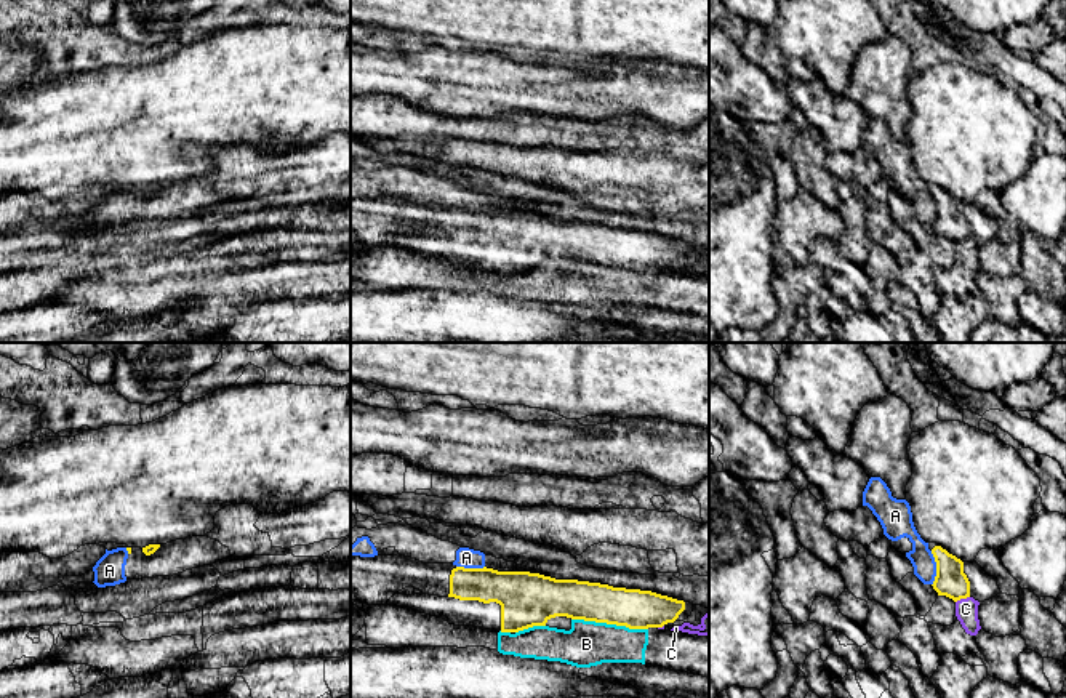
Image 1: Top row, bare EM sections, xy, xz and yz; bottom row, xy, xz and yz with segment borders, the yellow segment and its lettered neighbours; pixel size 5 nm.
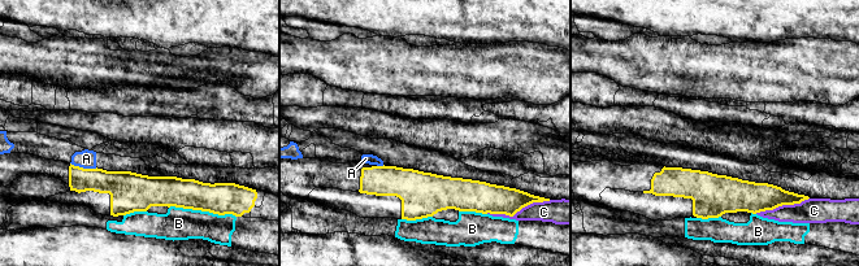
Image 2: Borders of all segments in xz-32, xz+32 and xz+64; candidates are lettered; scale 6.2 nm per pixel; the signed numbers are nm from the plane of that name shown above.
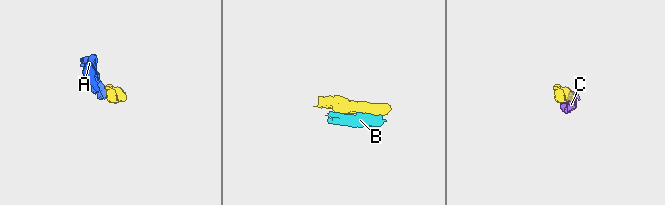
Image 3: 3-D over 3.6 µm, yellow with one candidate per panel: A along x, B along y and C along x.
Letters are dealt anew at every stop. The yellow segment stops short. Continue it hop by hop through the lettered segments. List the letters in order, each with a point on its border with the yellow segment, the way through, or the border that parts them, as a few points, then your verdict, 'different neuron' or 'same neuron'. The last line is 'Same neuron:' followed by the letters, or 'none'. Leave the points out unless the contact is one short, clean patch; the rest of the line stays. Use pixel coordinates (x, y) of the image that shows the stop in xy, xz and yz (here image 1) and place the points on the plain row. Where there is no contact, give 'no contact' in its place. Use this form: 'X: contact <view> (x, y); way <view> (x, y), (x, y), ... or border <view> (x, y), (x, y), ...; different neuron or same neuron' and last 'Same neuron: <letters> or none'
A: contact yz (937, 210); border yz (930, 192), (935, 202), (935, 221), (932, 226); different neuron
B: contact xz (610, 264); different neuron
C: contact yz (962, 239); different neuron
Same neuron: none

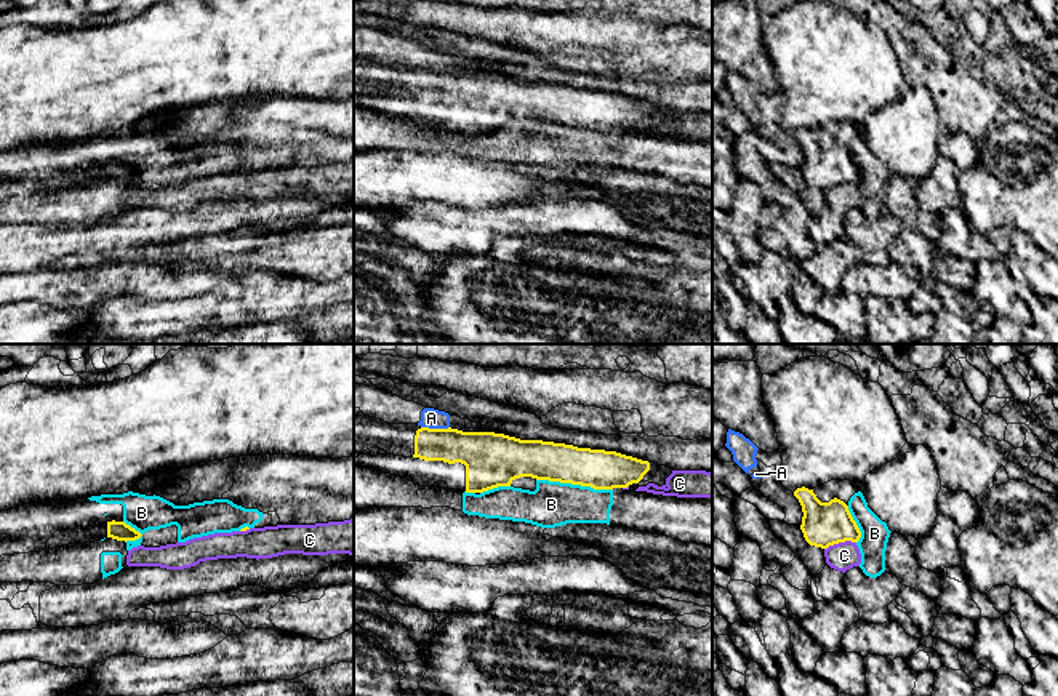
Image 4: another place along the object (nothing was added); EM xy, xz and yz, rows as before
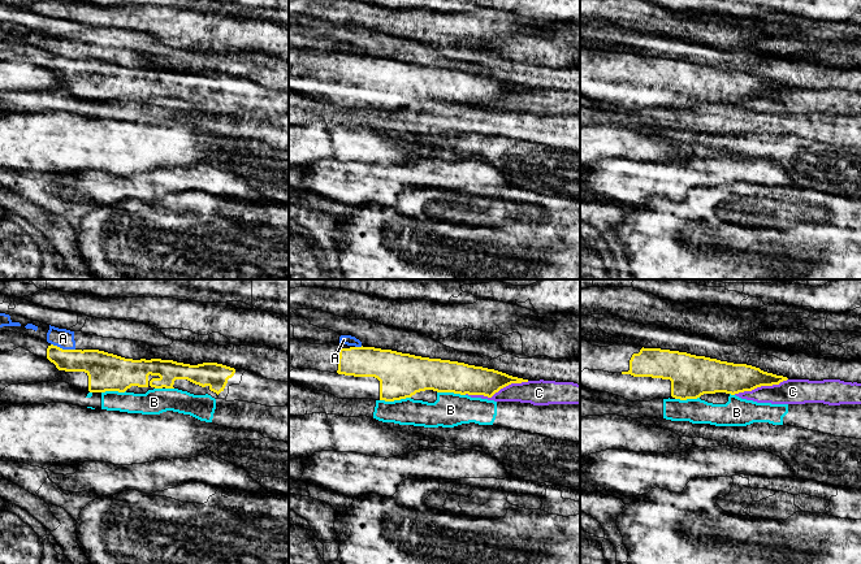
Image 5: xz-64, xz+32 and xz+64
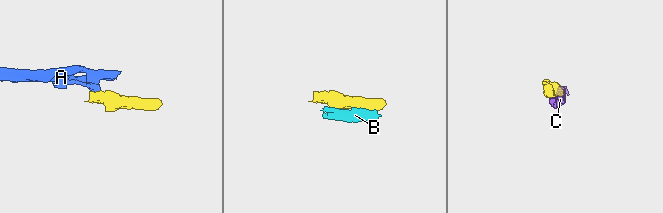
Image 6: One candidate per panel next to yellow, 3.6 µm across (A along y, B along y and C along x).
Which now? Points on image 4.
A: contact xz (436, 71); border xz (421, 68), (448, 69); different neuron
B: contact xz (575, 125); different neuron
C: contact yz (839, 183); different neuron
Same neuron: none

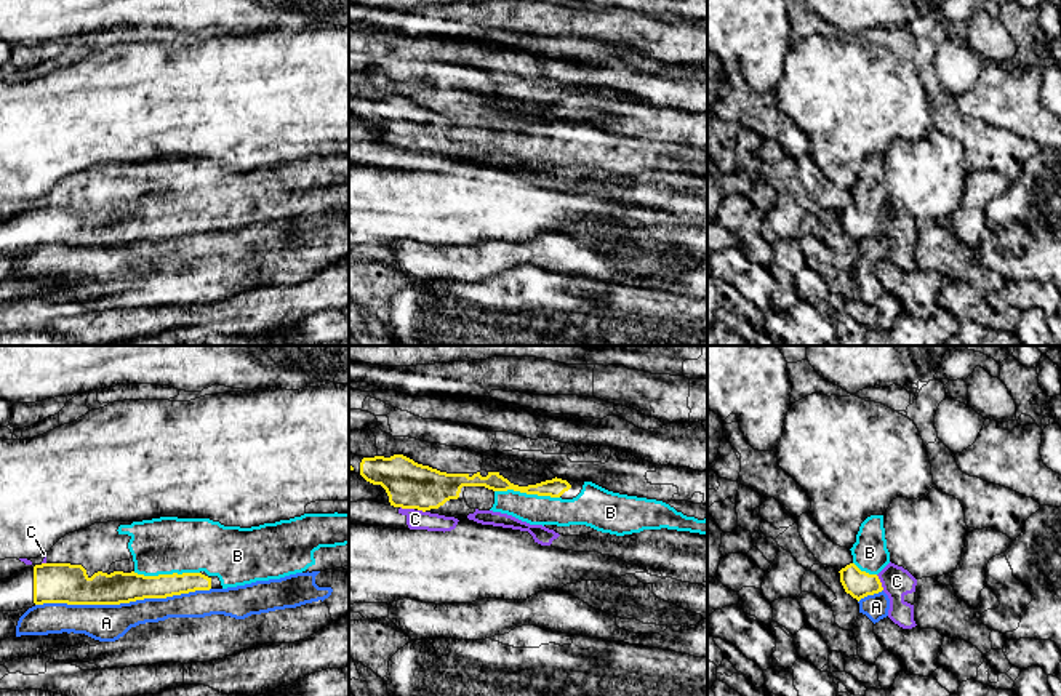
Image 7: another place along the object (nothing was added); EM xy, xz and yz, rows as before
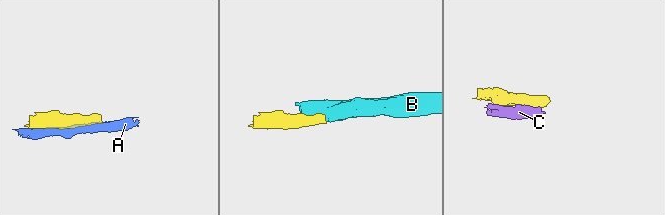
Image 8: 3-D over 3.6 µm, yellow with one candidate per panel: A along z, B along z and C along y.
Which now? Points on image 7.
A: contact xy (122, 244); different neuron
B: contact xy (167, 216); way xy (119, 229), (167, 216), (168, 186); same neuron
C: contact yz (880, 224); different neuron
Same neuron: B

